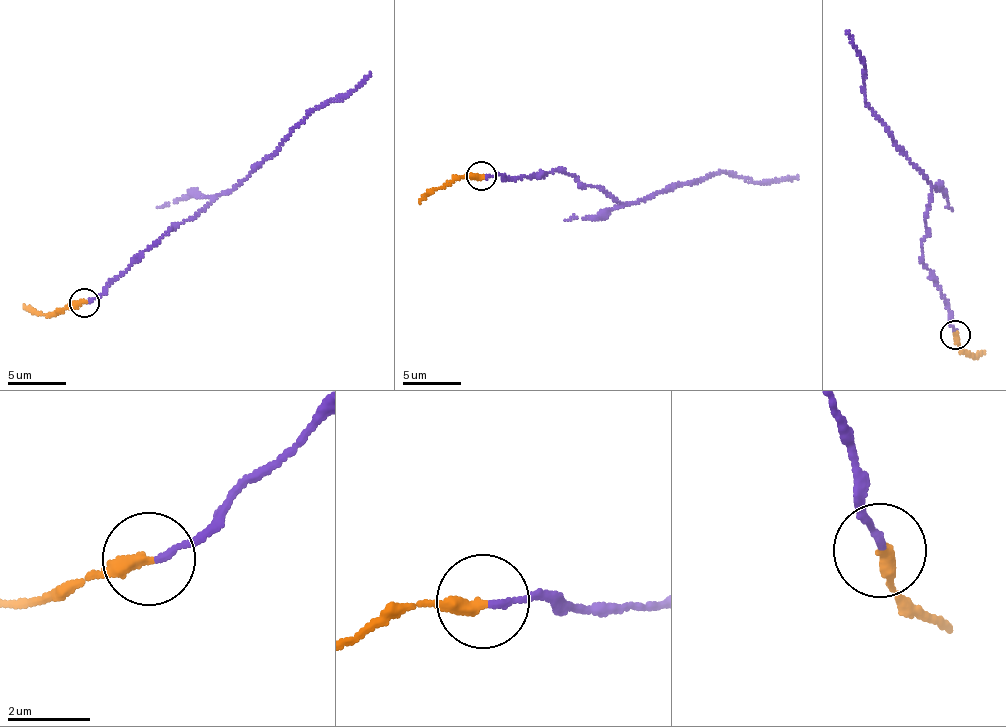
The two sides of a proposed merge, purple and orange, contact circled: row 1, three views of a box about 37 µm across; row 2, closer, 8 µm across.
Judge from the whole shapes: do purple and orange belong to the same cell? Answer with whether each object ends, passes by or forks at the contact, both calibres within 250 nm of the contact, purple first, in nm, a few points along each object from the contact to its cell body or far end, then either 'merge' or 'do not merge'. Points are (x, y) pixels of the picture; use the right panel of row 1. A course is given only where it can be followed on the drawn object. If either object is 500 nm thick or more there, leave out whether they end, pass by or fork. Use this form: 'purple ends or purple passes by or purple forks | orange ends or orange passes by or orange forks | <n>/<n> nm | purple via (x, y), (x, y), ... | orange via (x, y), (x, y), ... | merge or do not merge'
purple ends | orange ends | 140/340 nm | purple via (954, 333), (940, 289), (923, 262), (931, 185), (865, 102), (863, 63), (846, 31) | orange via (954, 334), (974, 359), (984, 351) | do not merge

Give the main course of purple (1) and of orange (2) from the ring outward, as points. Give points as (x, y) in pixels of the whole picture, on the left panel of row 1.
1: (86, 301), (98, 298), (154, 246), (274, 155), (301, 123), (330, 101), (342, 101), (370, 72)
2: (83, 301), (38, 315), (24, 306)

